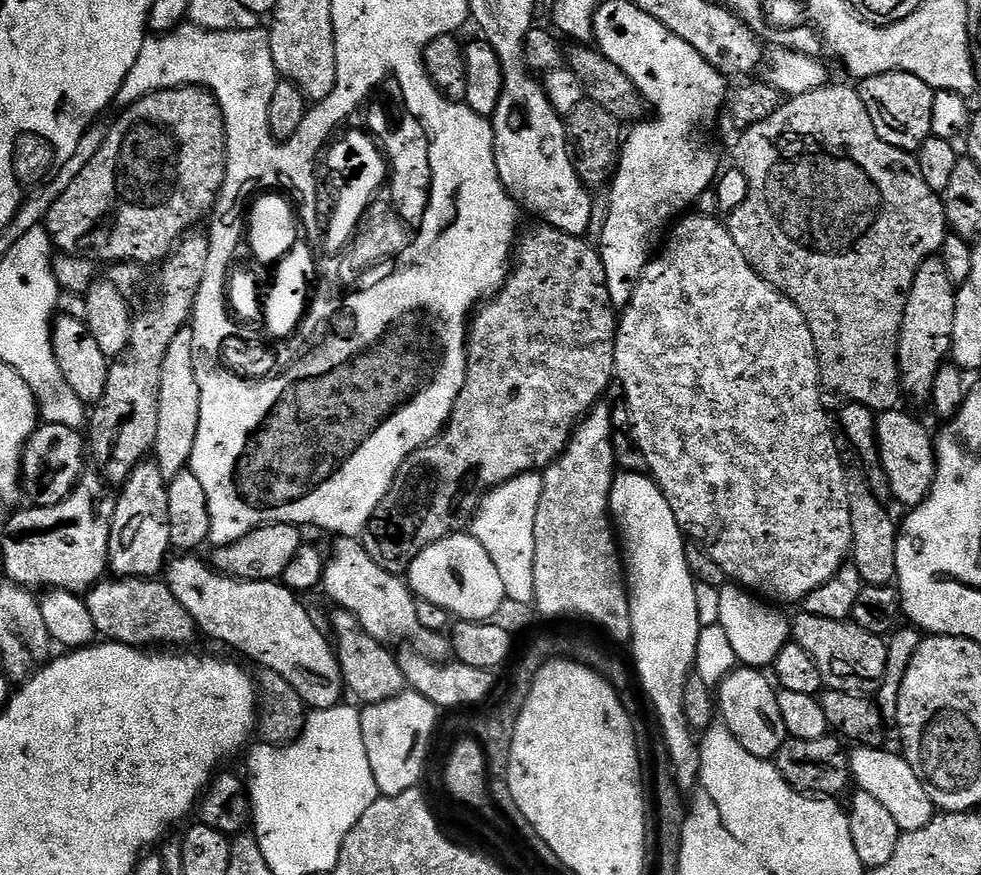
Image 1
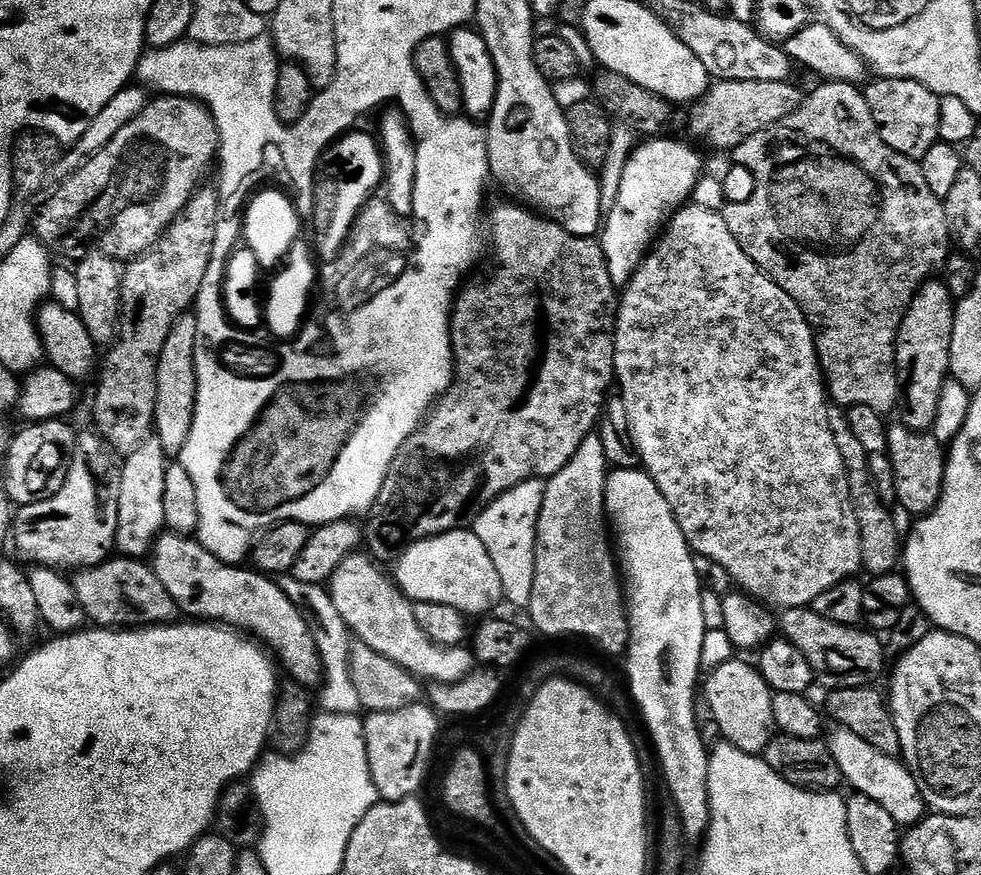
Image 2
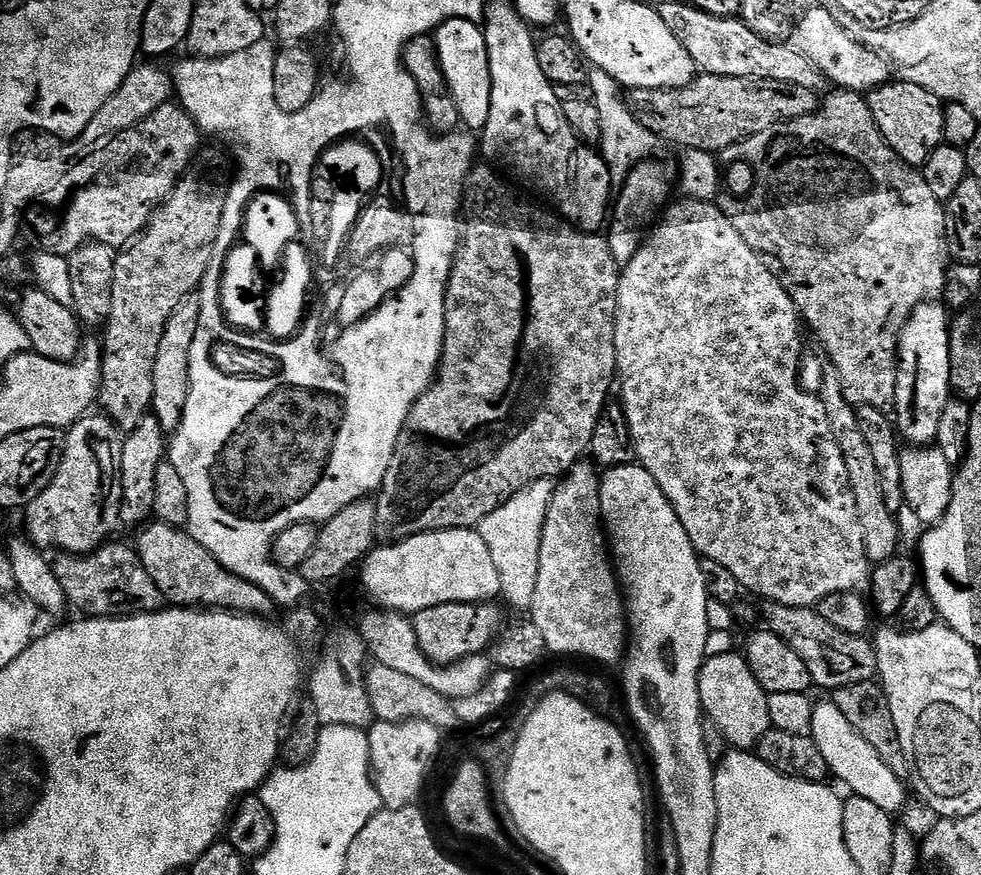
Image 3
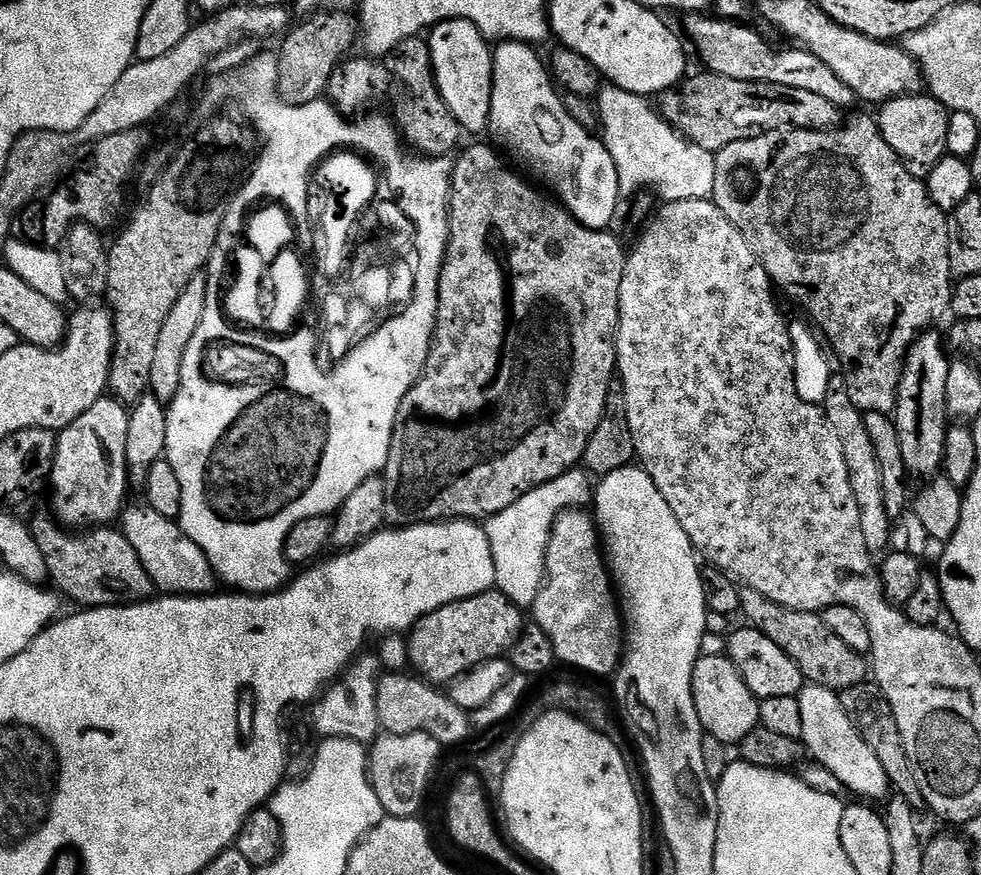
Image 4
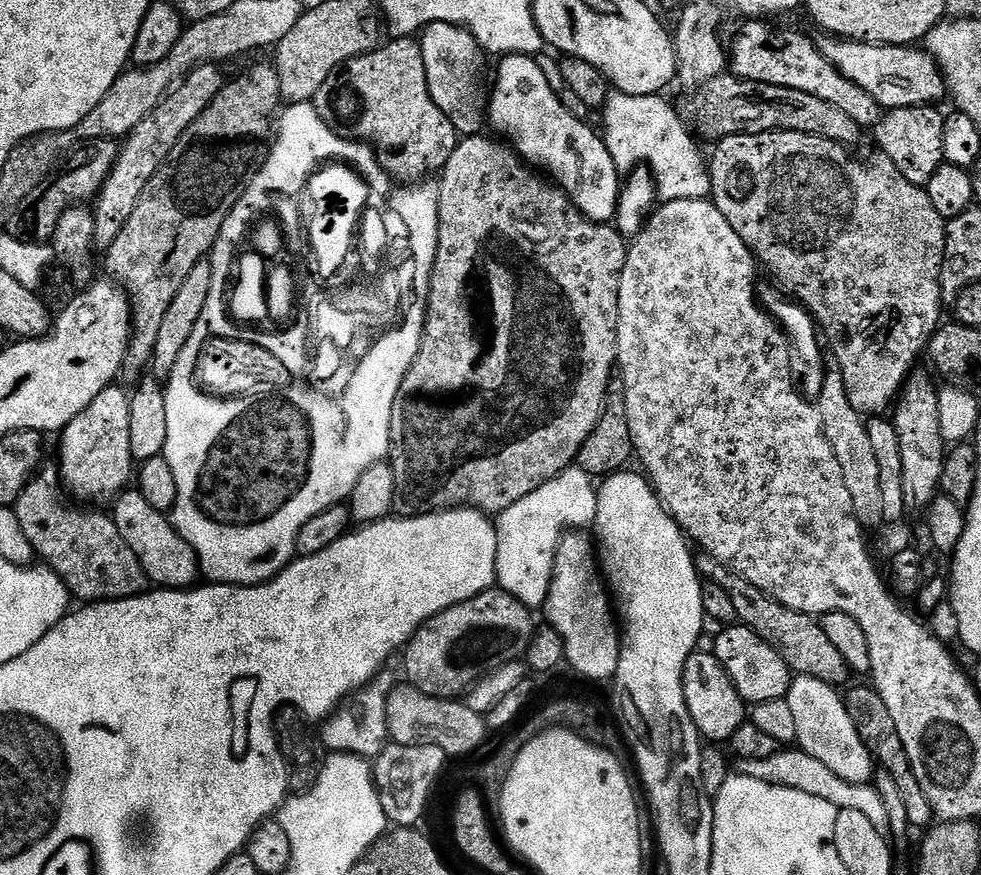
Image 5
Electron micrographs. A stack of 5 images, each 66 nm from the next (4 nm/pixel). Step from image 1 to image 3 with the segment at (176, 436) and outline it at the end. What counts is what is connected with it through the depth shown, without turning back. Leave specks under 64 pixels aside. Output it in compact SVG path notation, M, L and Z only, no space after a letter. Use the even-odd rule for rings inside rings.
M193 294L180 303L174 314L170 314L166 334L162 334L162 342L158 345L158 358L154 358L154 398L151 415L158 418L158 422L168 434L176 432L186 410L186 398L190 390L190 346L193 345L194 334L198 331L199 306L200 297Z

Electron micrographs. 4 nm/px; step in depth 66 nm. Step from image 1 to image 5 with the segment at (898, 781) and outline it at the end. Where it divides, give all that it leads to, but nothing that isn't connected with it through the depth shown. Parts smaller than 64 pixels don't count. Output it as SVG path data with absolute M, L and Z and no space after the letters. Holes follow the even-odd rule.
M797 675L793 679L786 699L790 710L794 710L794 720L798 722L796 740L801 749L820 759L843 779L867 784L874 776L874 757L856 729L847 703L842 699L841 693L839 696L836 692L839 691L833 685L813 676Z

